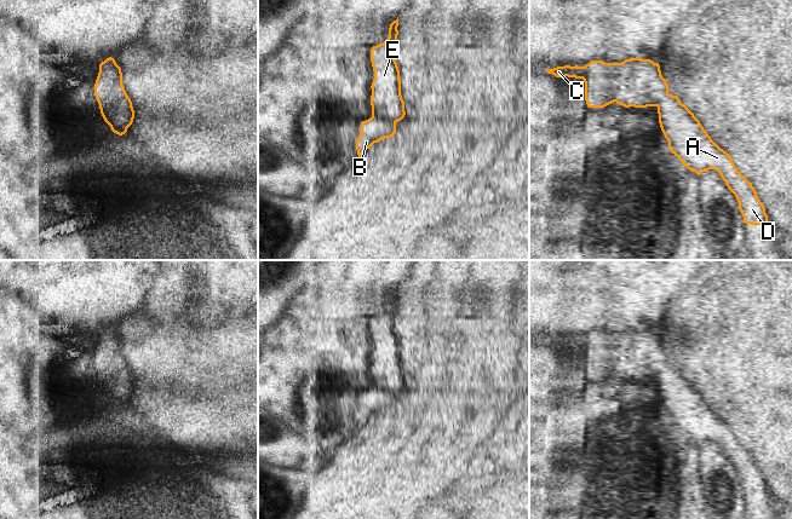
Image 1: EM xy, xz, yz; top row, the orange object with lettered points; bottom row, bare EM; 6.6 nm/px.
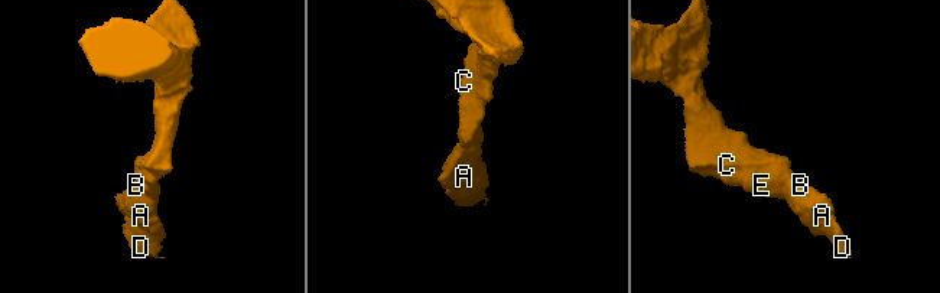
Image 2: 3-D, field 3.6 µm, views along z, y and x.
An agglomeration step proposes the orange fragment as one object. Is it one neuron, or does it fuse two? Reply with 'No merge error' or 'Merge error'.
No merge error.

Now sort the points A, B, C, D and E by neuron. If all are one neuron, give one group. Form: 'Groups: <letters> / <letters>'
Groups: A B C D E.

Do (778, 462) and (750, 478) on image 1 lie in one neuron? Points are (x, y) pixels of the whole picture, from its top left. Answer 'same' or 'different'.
different

